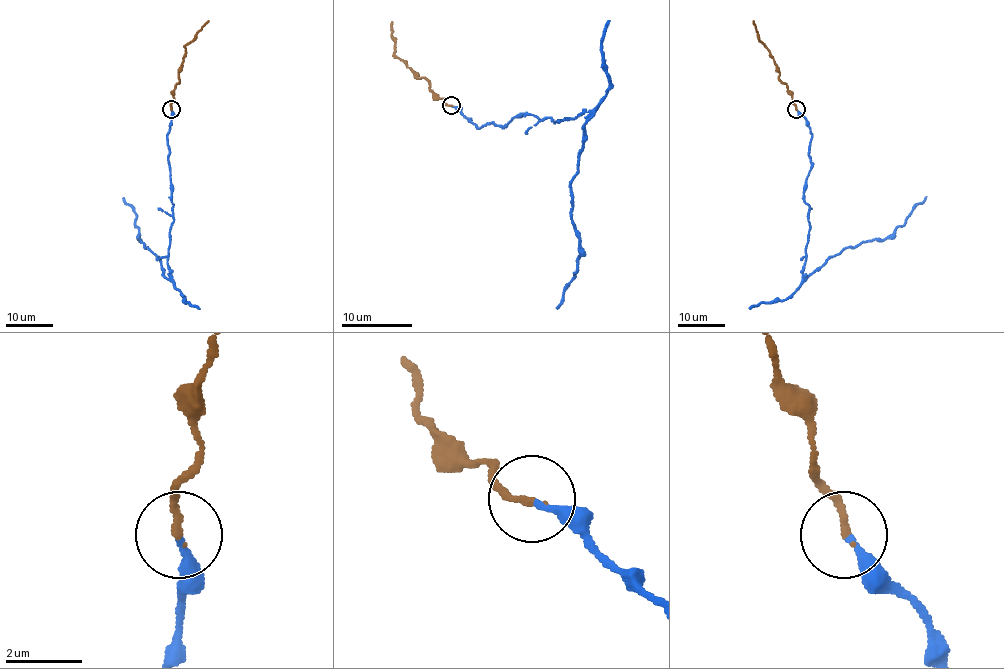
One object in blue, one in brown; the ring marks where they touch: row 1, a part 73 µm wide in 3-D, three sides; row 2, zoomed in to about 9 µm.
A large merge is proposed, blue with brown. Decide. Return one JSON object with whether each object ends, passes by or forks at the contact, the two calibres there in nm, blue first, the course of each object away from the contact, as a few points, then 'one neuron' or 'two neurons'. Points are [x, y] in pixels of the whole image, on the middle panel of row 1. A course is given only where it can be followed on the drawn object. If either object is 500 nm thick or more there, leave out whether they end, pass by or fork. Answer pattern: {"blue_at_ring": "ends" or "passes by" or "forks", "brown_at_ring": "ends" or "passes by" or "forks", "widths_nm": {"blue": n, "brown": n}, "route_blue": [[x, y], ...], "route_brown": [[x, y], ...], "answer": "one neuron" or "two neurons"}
{"blue_at_ring": "ends", "brown_at_ring": "ends", "widths_nm": {"blue": 240, "brown": 190}, "route_blue": [[451, 105], [478, 128], [524, 113], [589, 117], [570, 187], [577, 271], [557, 309]], "route_brown": [[451, 105], [430, 91], [425, 79], [416, 77], [395, 54], [391, 21]], "answer": "one neuron"}

